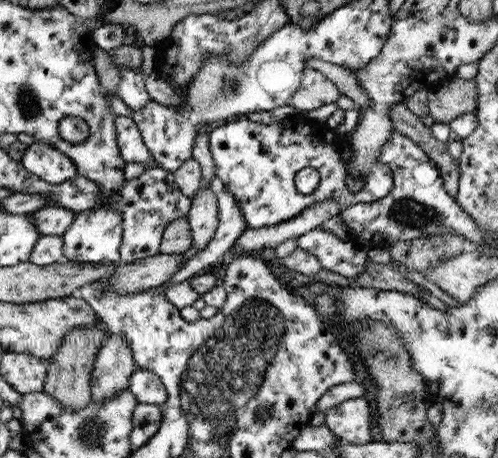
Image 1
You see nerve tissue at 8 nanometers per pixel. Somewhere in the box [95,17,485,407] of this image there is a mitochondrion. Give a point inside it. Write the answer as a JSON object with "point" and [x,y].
{"point":[407,212]}

